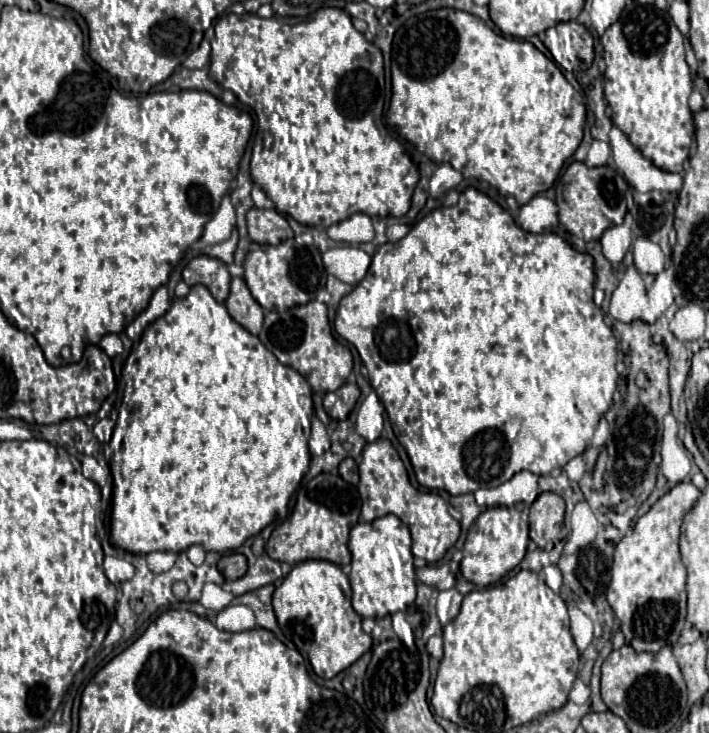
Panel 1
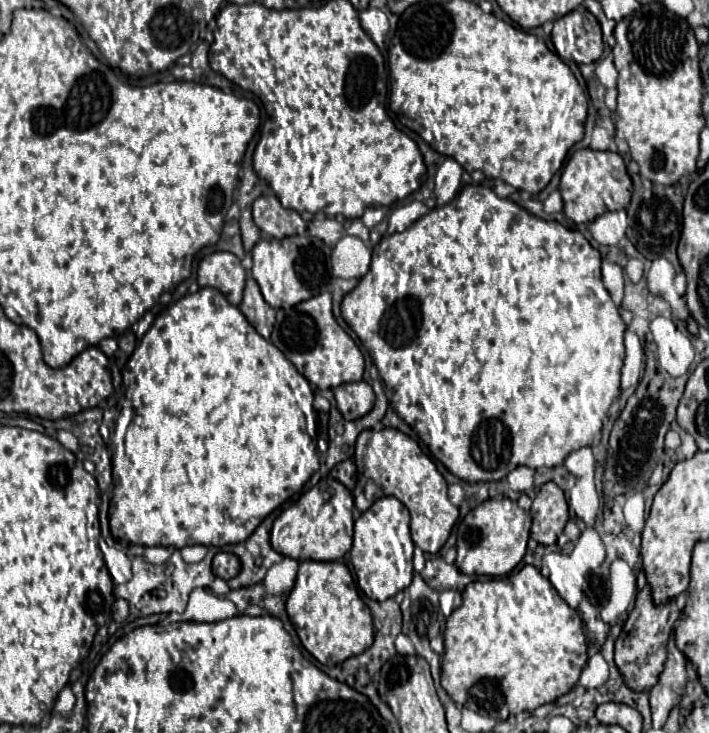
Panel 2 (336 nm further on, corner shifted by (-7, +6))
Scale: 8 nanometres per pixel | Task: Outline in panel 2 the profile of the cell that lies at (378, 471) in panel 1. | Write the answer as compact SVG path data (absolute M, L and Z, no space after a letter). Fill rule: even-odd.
M381 429L381 431L363 431L355 443L355 467L357 467L357 485L353 489L355 509L367 511L371 501L363 495L365 479L373 479L377 485L375 495L393 495L397 497L411 513L411 537L417 547L425 553L437 553L459 517L459 509L447 499L447 483L443 475L437 471L435 463L421 451L419 443L399 429ZM437 495L437 497L435 497ZM441 495L441 497L439 497Z

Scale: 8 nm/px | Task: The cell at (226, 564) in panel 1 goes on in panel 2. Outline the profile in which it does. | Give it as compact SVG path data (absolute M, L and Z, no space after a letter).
M221 551L213 557L213 575L215 577L221 577L221 579L229 581L239 573L239 569L241 569L241 561L233 553L223 553Z

